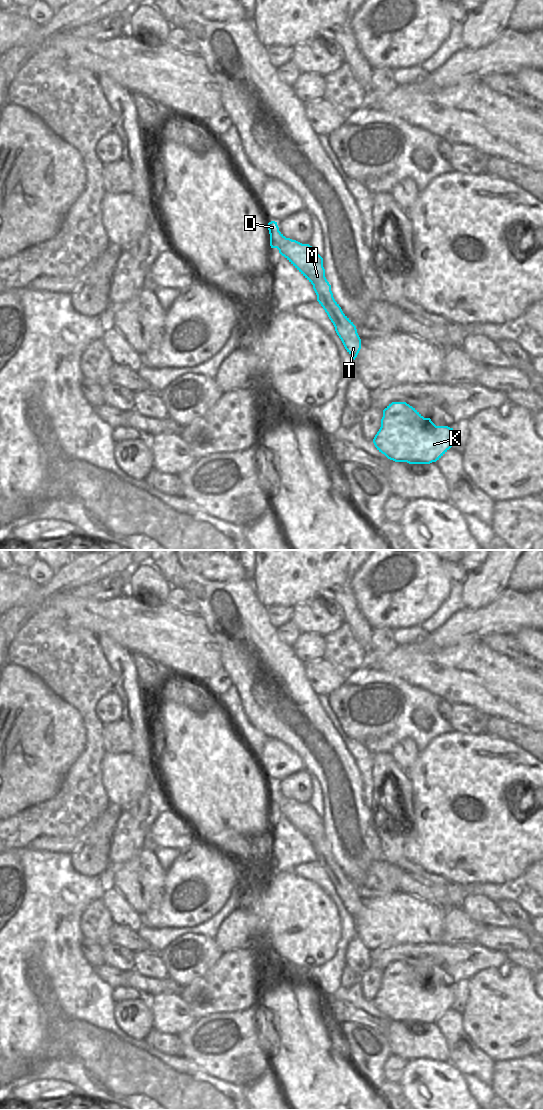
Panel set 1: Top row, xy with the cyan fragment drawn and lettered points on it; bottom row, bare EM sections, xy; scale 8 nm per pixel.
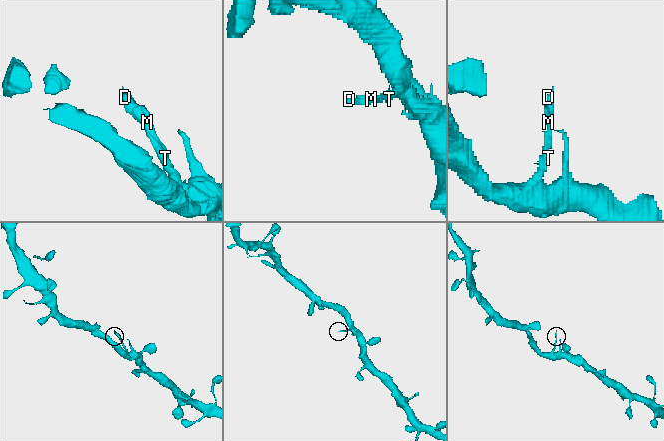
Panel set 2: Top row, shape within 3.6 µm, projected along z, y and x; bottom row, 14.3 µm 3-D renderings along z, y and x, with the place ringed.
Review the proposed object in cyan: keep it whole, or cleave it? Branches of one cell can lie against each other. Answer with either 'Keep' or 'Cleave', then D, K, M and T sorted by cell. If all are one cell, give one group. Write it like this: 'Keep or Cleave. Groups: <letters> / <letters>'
Keep. Groups: D K M T

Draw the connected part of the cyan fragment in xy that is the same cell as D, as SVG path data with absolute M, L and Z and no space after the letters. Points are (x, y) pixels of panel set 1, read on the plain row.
M269 782L268 790L271 808L277 808L279 813L313 845L317 861L333 883L345 909L355 920L361 909L361 899L356 886L343 873L333 857L331 845L325 837L323 818L309 804L286 798L279 791L277 782Z

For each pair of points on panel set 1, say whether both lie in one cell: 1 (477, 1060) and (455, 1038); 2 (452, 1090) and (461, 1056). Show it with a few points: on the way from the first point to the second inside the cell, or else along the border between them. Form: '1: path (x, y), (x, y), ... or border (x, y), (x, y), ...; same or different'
1: path (471, 1056), (459, 1044); same
2: border (449, 1061), (463, 1074); different

